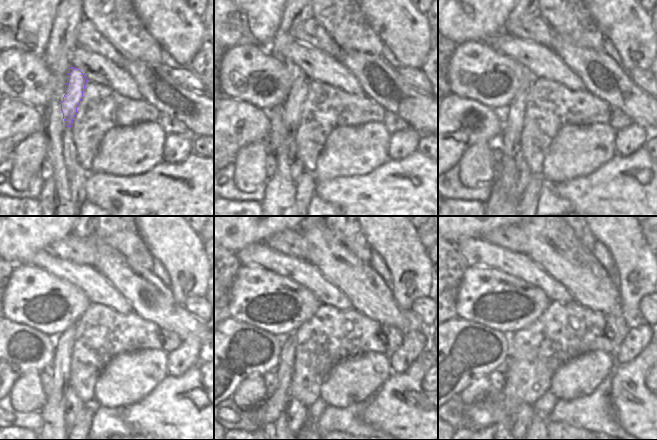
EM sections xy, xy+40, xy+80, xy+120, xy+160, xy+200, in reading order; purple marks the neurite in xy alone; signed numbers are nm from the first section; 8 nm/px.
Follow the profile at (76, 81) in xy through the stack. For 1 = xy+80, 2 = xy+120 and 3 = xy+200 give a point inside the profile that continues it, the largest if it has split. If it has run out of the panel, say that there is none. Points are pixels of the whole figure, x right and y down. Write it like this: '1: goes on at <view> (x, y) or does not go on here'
1: goes on at xy+80 (508, 143)
2: goes on at xy+120 (51, 412)
3: goes on at xy+200 (508, 419)

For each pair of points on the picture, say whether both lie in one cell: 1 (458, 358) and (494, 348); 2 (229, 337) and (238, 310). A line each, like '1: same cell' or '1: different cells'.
1: same cell
2: different cells

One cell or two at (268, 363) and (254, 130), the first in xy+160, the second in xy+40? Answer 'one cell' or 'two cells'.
one cell

